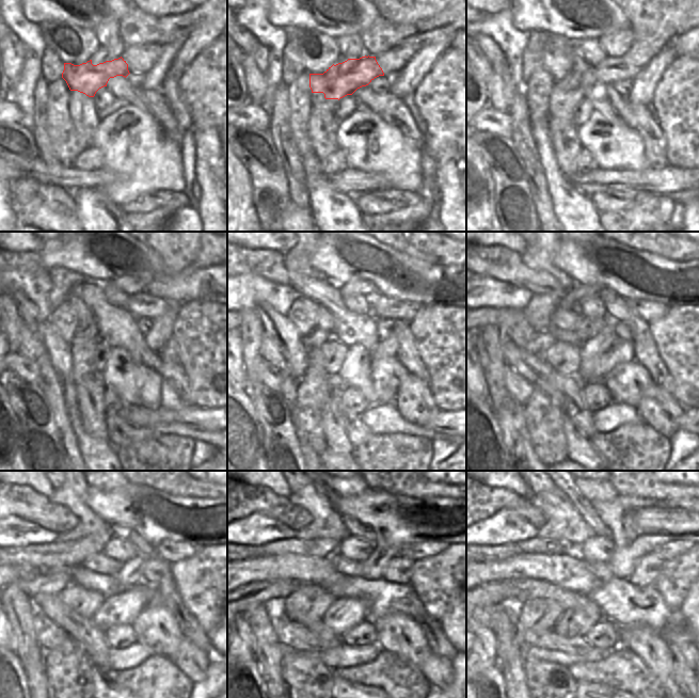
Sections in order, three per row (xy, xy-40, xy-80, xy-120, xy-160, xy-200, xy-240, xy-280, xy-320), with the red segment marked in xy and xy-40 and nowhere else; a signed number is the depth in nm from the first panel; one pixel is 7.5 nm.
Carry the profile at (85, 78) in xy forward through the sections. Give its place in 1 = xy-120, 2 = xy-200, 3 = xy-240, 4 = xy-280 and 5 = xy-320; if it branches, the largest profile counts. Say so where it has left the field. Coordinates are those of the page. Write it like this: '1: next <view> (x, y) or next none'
1: next xy-120 (142, 305)
2: next xy-200 (649, 312)
3: next xy-240 (170, 551)
4: next xy-280 (423, 550)
5: next xy-320 (667, 551)

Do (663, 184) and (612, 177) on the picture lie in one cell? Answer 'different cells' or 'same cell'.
same cell

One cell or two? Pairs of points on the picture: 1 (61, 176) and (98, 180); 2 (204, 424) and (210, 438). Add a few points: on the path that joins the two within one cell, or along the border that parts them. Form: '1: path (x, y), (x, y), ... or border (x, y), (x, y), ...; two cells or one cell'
1: path (70, 178), (89, 179); one cell
2: border (184, 426), (189, 429), (216, 432); two cells

